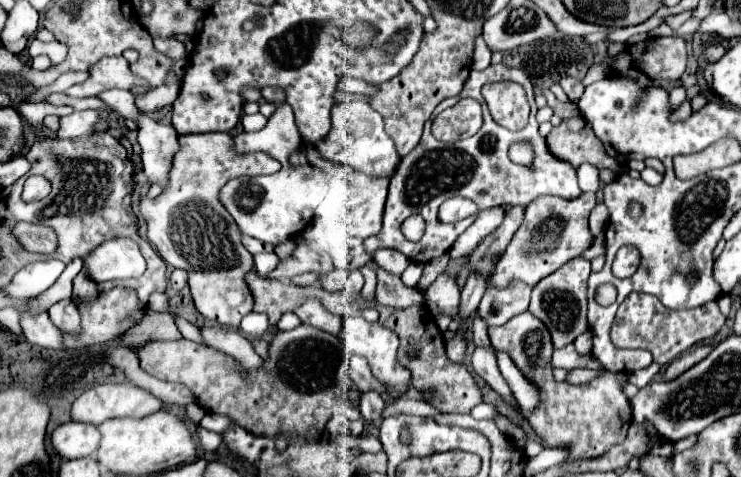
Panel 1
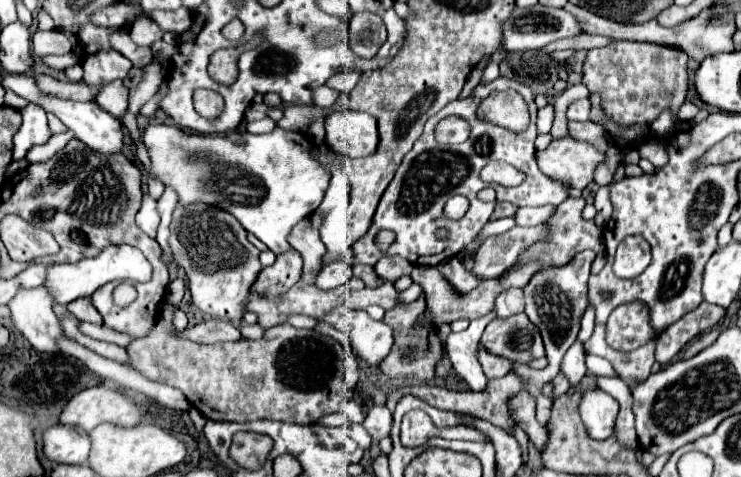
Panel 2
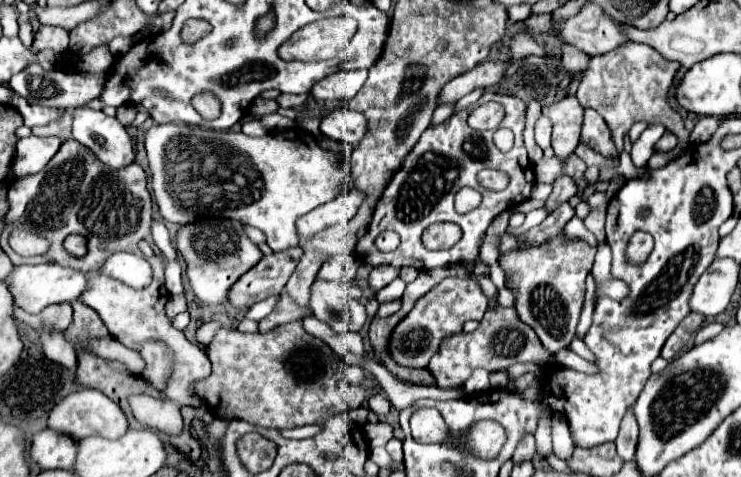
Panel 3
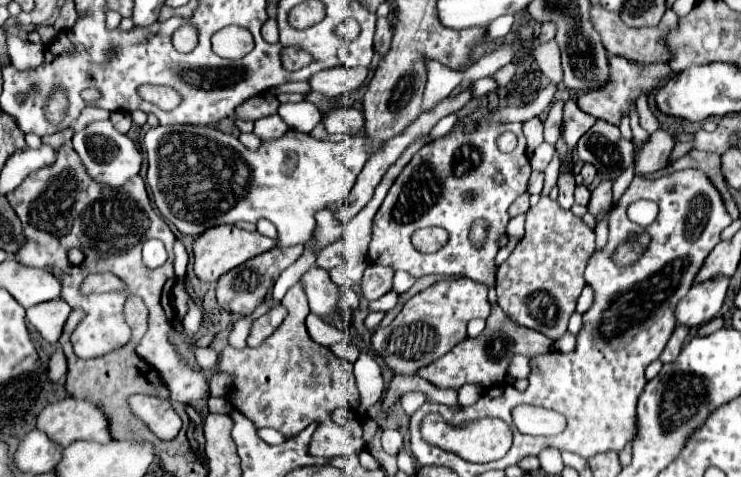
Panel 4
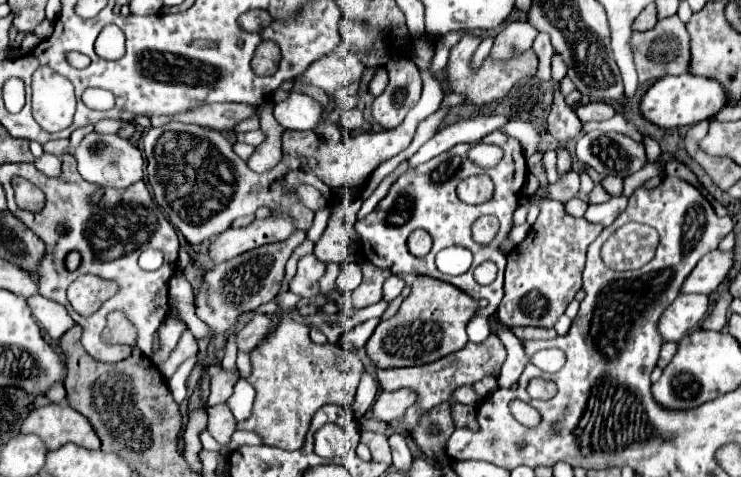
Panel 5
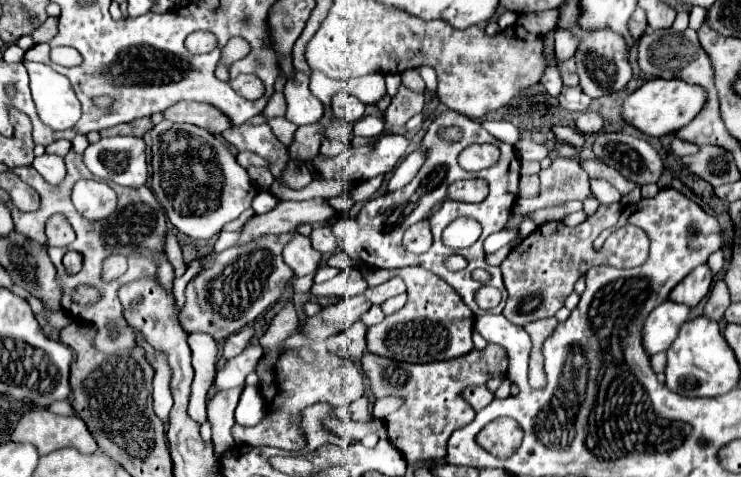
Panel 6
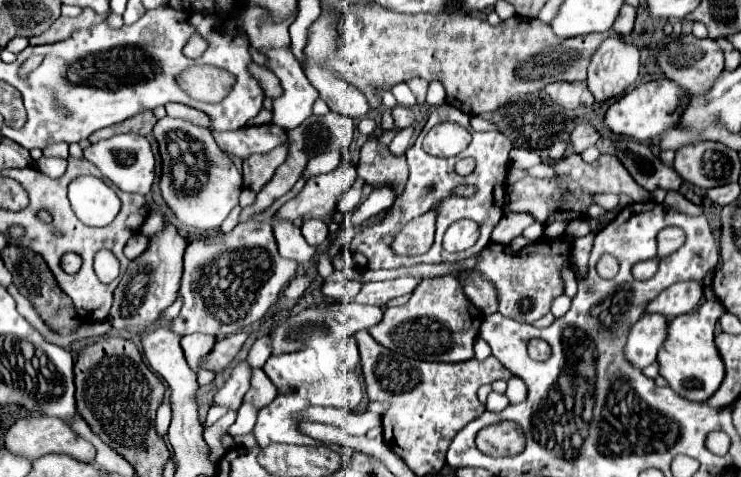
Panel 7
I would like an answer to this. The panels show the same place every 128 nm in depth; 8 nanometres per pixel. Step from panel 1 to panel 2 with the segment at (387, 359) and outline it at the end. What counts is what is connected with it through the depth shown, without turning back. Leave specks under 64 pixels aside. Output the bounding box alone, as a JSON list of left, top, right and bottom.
[324,306,394,368]

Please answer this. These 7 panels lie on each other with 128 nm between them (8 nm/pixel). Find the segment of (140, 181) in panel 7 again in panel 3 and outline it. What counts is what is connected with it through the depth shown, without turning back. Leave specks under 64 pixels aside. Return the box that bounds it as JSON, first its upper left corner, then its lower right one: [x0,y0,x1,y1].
[72,108,134,168]

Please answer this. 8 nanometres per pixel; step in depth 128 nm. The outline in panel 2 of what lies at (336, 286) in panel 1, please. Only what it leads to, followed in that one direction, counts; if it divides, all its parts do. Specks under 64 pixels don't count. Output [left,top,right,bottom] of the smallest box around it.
[316,260,352,290]

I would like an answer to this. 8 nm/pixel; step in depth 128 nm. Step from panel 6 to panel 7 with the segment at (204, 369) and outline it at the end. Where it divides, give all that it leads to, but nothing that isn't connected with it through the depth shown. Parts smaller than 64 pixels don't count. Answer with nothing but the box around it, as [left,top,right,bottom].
[182,334,216,372]

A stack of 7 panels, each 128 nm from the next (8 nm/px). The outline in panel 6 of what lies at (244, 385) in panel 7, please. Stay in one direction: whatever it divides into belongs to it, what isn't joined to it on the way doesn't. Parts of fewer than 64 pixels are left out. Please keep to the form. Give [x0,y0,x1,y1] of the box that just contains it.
[208,386,242,446]

